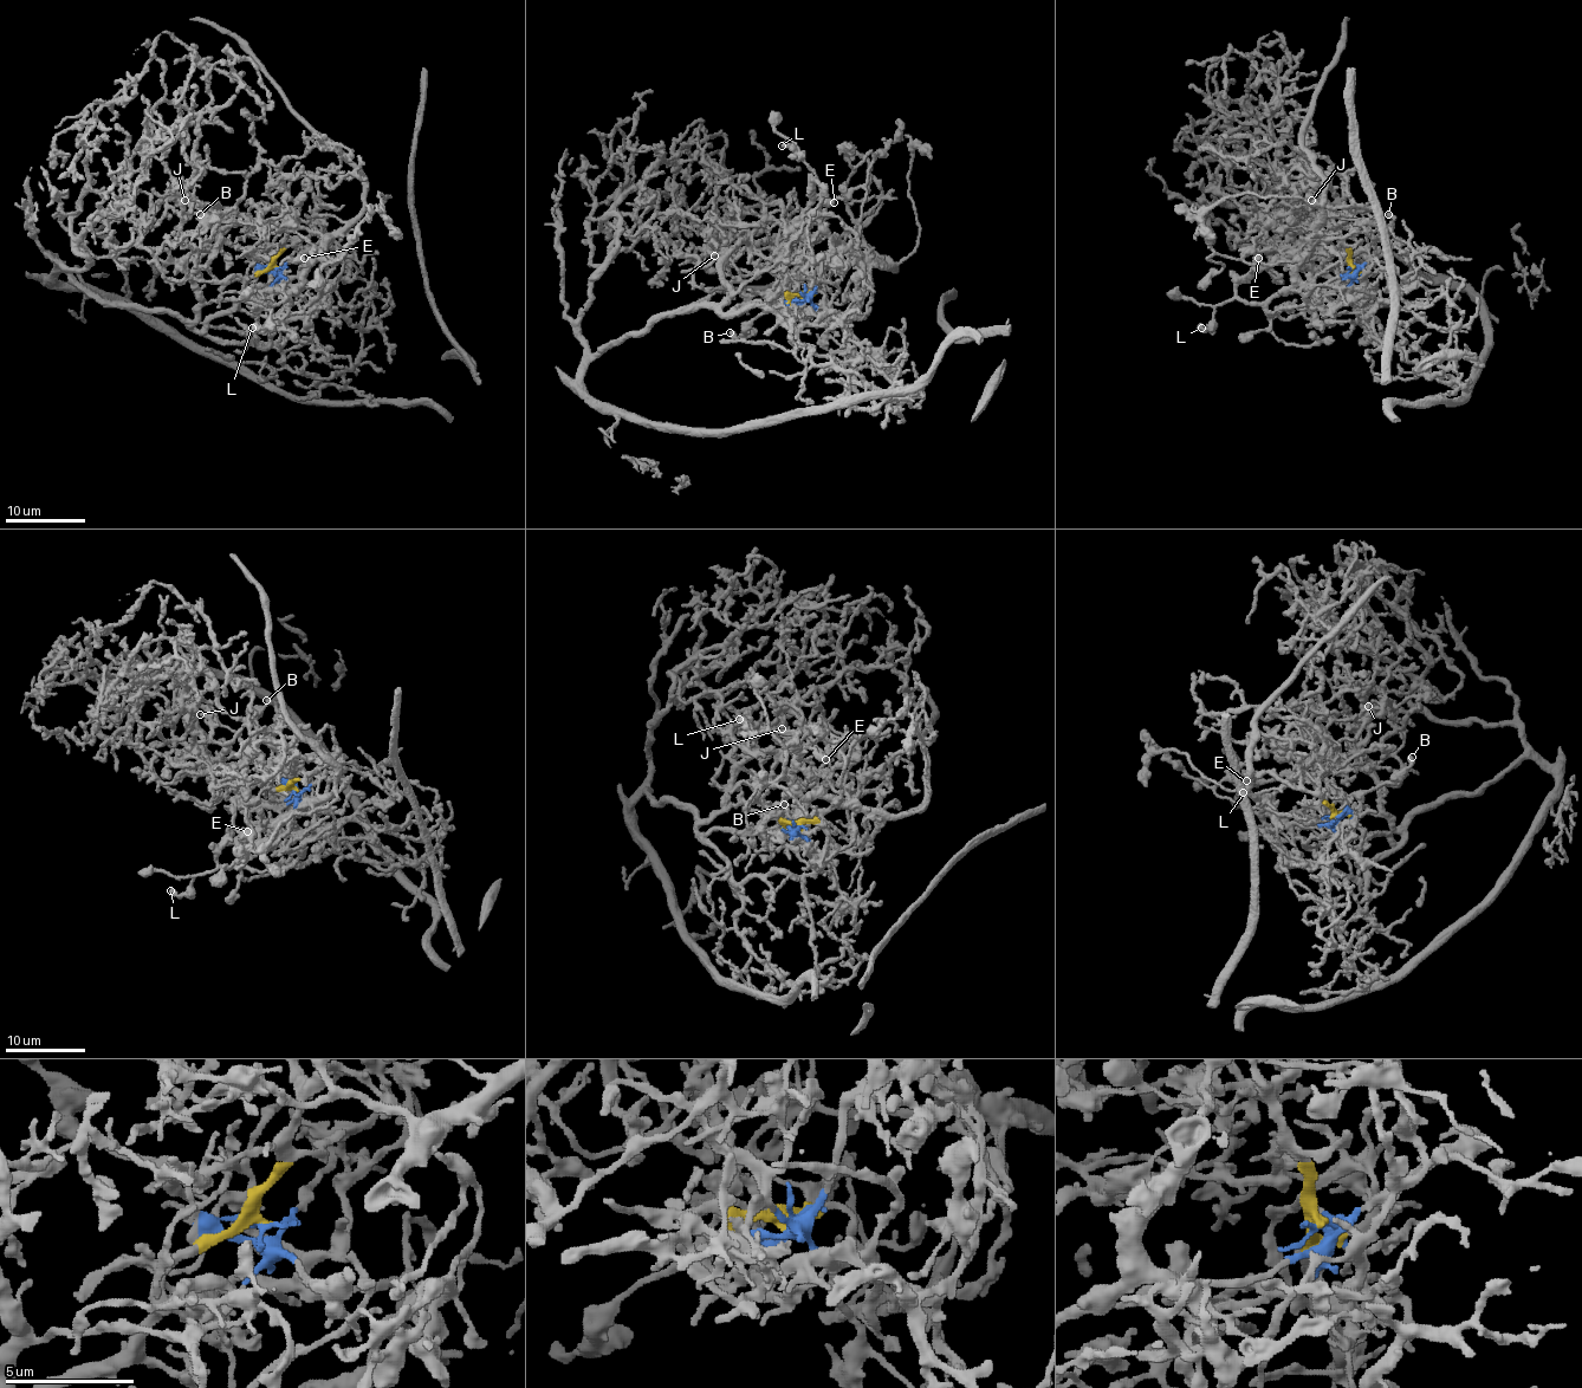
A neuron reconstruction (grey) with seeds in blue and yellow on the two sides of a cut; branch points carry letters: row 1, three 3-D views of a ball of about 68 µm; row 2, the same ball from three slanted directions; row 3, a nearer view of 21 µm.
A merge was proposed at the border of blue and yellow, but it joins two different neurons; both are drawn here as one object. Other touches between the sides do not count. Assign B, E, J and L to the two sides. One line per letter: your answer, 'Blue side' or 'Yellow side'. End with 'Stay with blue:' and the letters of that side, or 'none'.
B: Blue side
E: Blue side
J: Yellow side
L: Blue side
Stay with blue: B, E, L

